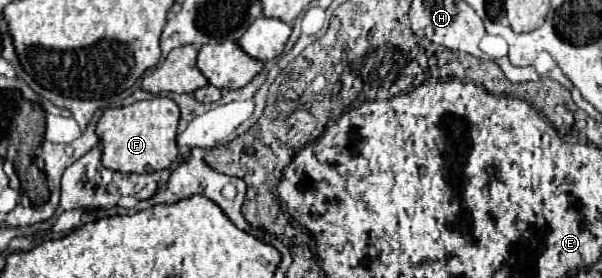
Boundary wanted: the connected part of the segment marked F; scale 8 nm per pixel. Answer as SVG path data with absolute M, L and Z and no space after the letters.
M152 98L144 102L134 102L130 106L108 108L102 112L96 134L102 142L102 166L118 172L156 172L168 168L176 156L176 128L178 128L180 110L170 98Z

